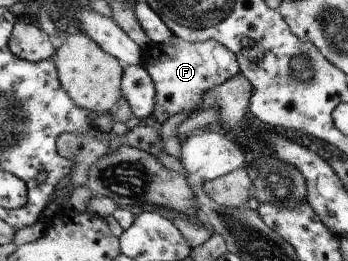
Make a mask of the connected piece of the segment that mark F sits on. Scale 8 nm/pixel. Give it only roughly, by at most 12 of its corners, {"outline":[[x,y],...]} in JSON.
{"outline":[[213,40],[150,41],[141,65],[156,88],[151,121],[197,113],[240,73]]}

